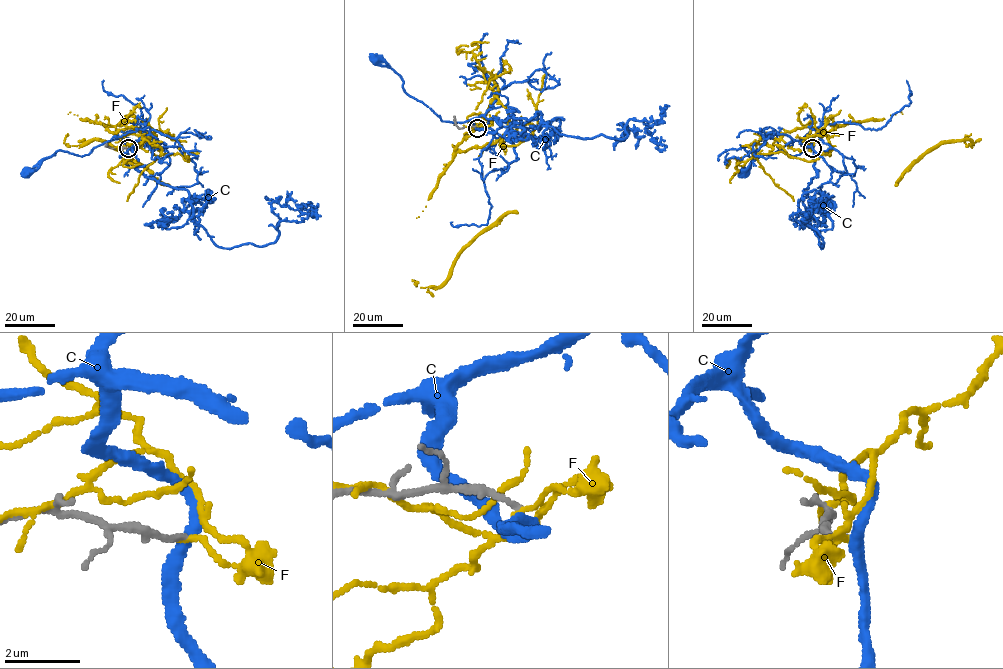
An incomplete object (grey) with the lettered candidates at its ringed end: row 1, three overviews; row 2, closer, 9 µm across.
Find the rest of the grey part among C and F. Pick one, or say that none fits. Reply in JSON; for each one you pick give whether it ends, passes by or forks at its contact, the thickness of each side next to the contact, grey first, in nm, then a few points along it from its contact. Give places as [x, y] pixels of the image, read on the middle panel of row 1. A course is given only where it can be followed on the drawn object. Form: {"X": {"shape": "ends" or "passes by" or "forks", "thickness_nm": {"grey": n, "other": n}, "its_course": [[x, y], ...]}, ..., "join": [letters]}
{"join": []}

